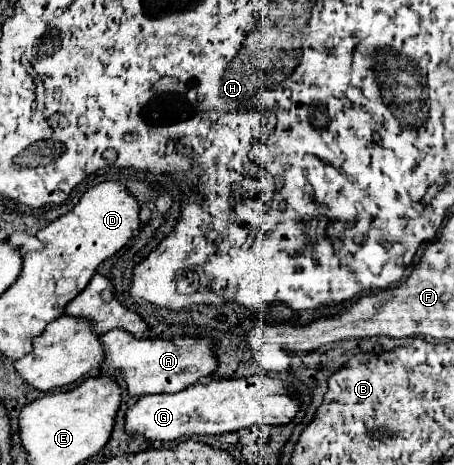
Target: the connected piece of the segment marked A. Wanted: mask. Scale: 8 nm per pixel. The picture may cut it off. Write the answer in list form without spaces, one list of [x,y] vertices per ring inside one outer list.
[[[114,329],[100,335],[104,347],[104,363],[108,369],[116,369],[124,375],[130,395],[148,395],[148,393],[176,393],[182,391],[200,379],[208,377],[216,369],[216,359],[212,353],[210,339],[192,339],[182,337],[174,341],[162,339],[134,339],[128,331]]]

